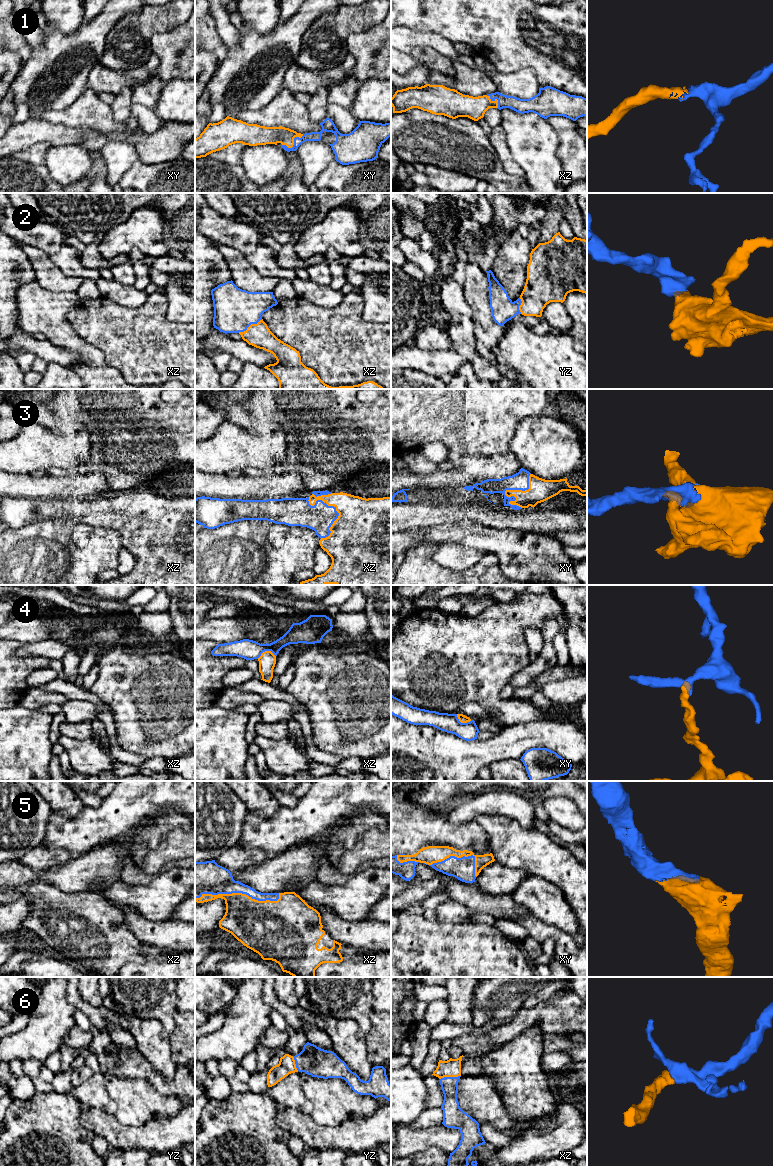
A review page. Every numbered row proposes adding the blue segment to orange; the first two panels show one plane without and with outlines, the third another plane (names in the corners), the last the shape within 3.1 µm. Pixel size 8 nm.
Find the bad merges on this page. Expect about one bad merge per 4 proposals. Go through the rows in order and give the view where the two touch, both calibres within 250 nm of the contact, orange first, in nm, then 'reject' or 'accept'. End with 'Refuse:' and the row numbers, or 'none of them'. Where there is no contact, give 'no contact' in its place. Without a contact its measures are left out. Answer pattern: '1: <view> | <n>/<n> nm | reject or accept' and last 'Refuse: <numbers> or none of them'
1: xy | 150/80 nm | accept
2: xz | 190/340 nm | accept
3: xy | 190/140 nm | accept
4: xz | 140/160 nm | reject
5: xz | 360/240 nm | accept
6: xz | 140/140 nm | accept
Refuse: 4

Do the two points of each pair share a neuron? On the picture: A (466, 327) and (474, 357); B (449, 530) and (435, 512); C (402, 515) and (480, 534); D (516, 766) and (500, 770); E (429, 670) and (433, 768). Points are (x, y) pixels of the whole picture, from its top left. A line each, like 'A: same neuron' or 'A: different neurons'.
A: same neuron
B: different neurons
C: different neurons
D: same neuron
E: different neurons

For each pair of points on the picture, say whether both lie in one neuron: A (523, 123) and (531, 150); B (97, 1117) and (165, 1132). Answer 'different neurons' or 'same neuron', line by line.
A: same neuron
B: same neuron

